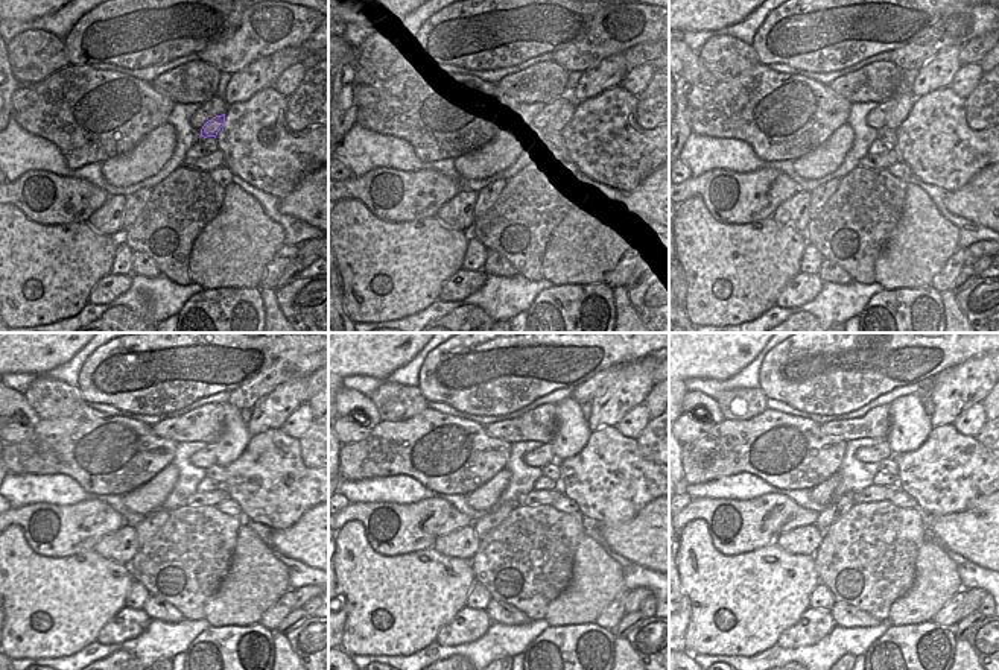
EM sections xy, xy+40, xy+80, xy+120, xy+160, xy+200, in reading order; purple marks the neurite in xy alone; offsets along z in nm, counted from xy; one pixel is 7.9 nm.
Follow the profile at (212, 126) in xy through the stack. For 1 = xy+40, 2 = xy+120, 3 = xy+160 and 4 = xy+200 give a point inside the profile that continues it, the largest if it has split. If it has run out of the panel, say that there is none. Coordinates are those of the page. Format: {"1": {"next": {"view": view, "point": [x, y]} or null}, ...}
{"1": {"next": {"view": "xy+40", "point": [566, 111]}}, "2": {"next": {"view": "xy+120", "point": [234, 436]}}, "3": {"next": {"view": "xy+160", "point": [572, 433]}}, "4": {"next": {"view": "xy+200", "point": [910, 426]}}}

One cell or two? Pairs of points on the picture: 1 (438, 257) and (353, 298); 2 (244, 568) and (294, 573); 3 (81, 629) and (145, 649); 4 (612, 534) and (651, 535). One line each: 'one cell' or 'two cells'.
1: one cell
2: two cells
3: two cells
4: one cell

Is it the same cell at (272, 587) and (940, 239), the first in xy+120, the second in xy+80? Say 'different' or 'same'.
same

